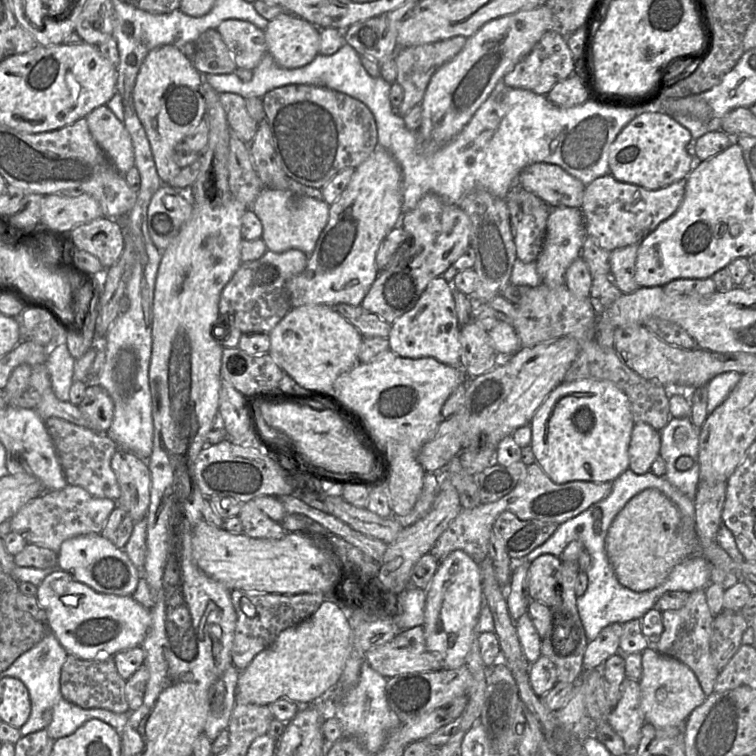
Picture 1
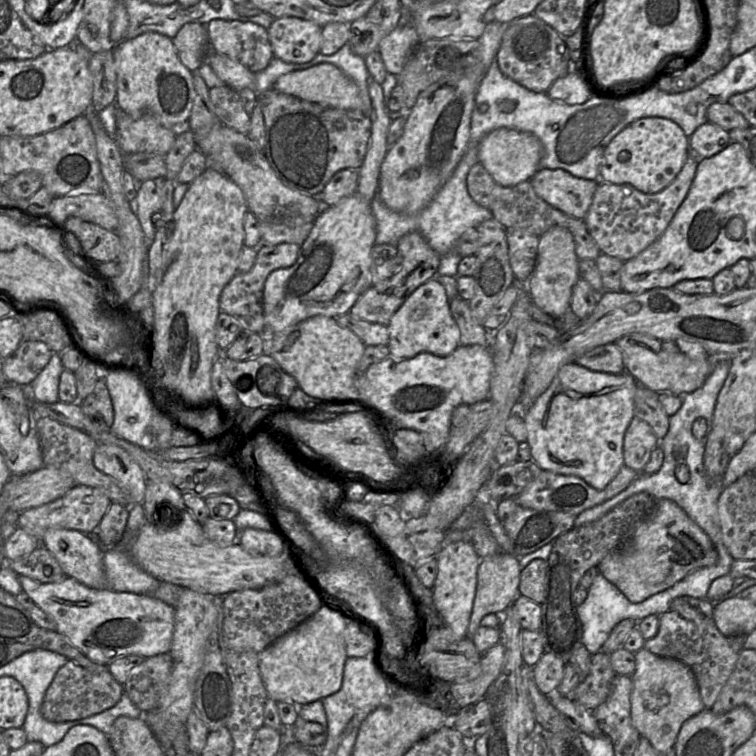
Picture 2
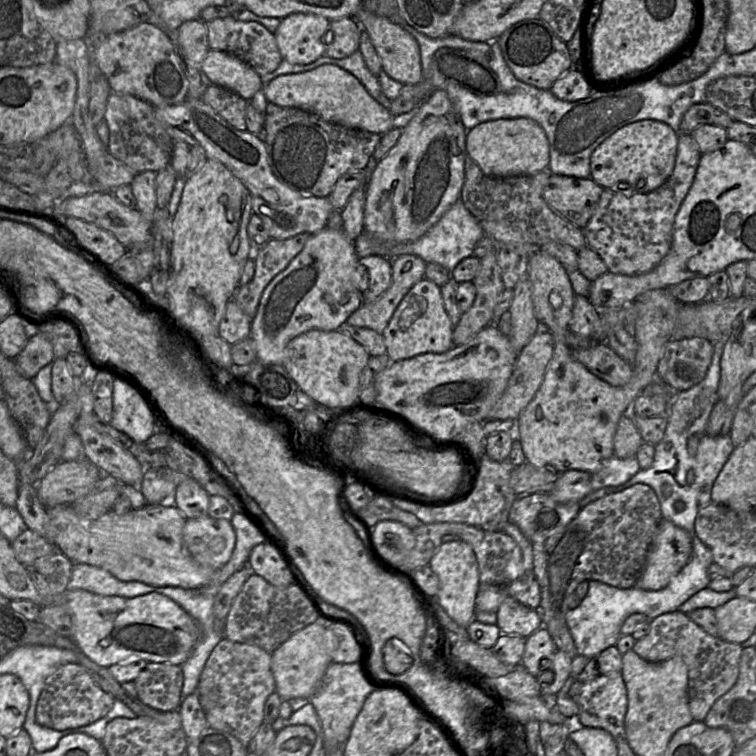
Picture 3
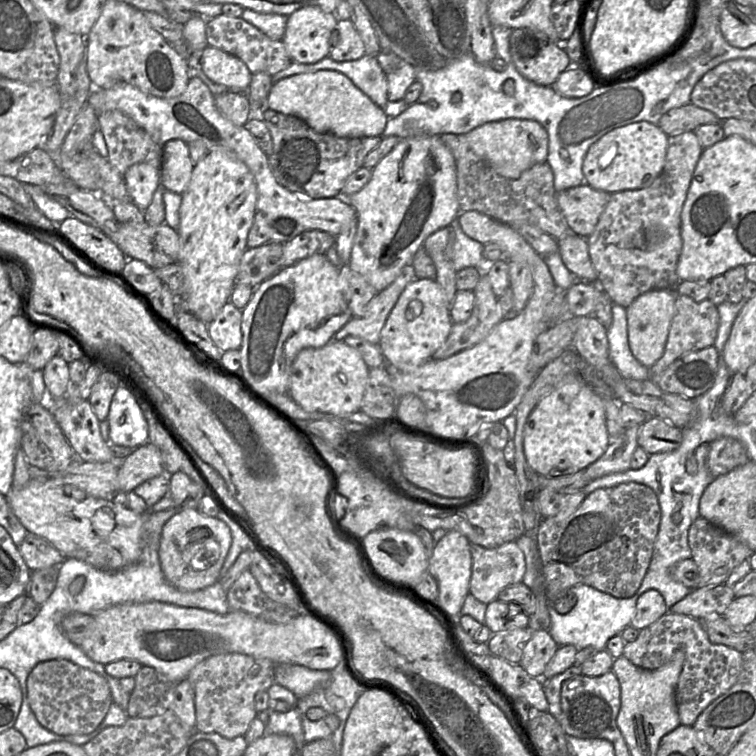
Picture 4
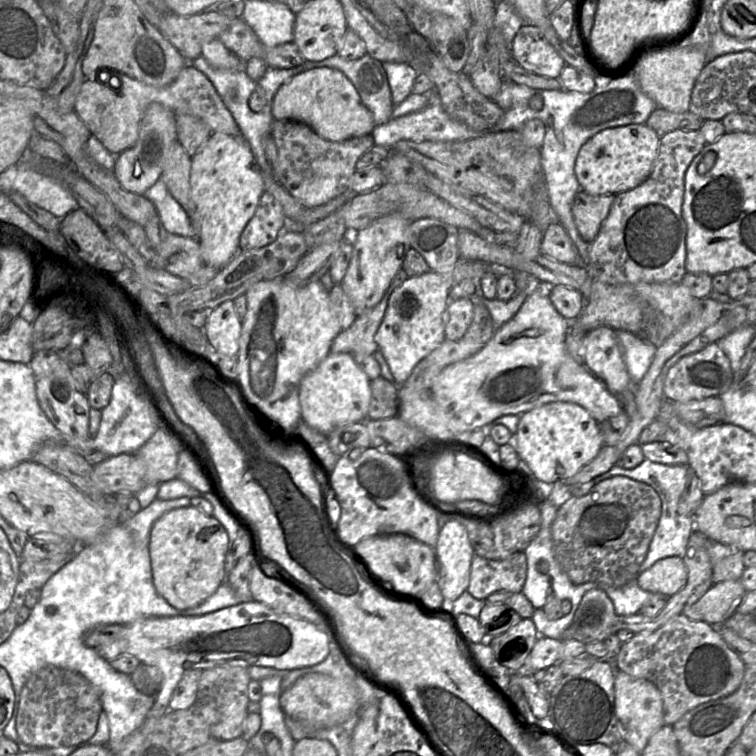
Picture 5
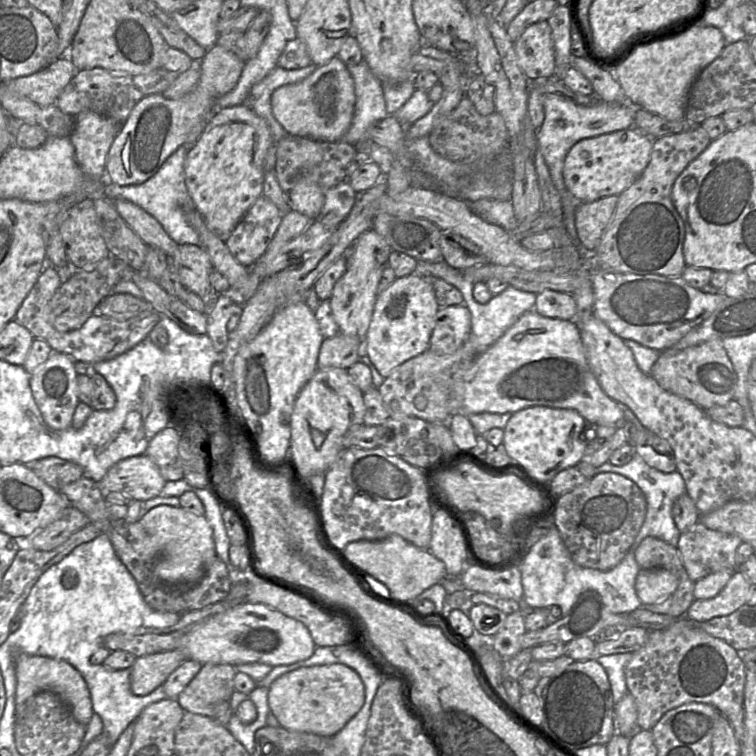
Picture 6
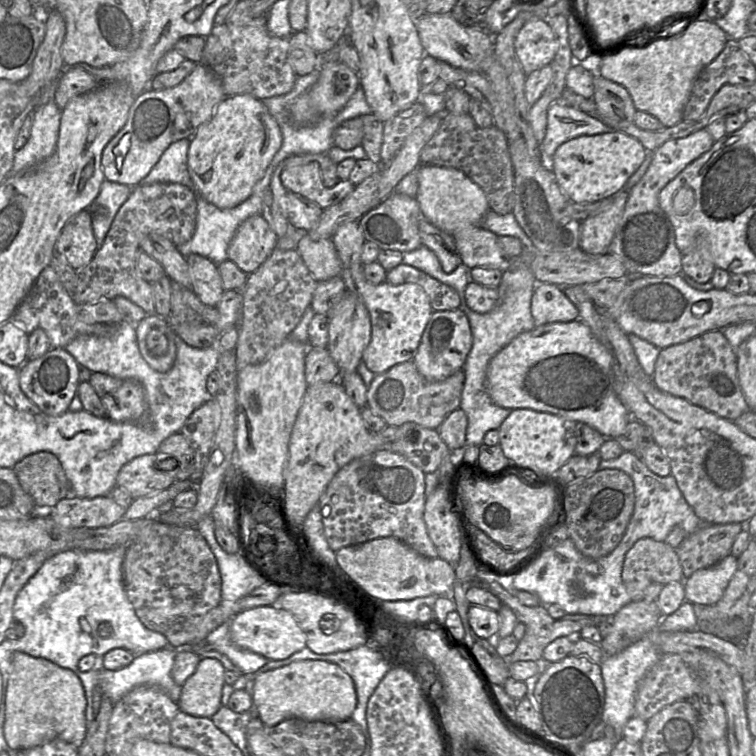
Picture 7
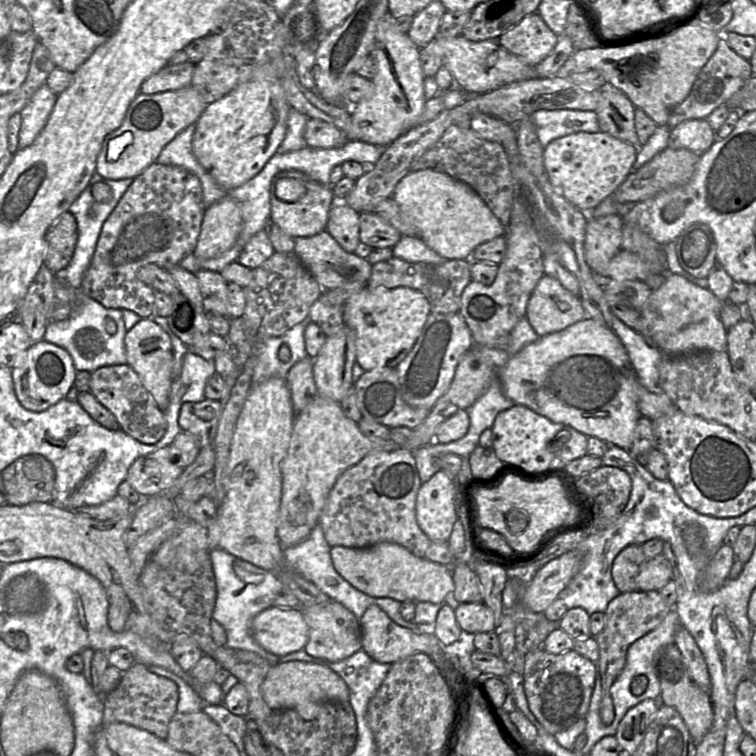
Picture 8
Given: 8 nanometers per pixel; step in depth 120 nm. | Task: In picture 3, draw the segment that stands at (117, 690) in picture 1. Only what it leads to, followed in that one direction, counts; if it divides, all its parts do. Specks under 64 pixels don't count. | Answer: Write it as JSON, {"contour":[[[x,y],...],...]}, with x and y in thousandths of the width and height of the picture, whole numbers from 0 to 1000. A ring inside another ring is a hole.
{"contour":[[[89,877],[61,897],[48,931],[46,954],[75,967],[103,963],[142,946],[149,929],[149,922],[132,911],[108,881]]]}

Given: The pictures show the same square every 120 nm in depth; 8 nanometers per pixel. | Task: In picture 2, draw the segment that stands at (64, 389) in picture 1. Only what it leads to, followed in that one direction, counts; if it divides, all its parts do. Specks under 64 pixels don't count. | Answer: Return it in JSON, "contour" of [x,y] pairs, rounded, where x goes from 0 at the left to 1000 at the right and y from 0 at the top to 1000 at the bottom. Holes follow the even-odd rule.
{"contour":[[[70,467],[66,478],[53,495],[41,505],[41,508],[30,511],[33,521],[42,532],[74,533],[78,530],[77,511],[79,496],[85,485],[81,471]]]}

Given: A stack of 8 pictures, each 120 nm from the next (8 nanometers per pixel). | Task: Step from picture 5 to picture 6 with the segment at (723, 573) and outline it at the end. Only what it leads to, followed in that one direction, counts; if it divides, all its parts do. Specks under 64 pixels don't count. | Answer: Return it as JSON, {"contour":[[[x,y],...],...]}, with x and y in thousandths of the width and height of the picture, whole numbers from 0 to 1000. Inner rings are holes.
{"contour":[[[922,690],[901,705],[896,726],[910,763],[922,769],[938,759],[975,755],[974,730],[981,714]]]}

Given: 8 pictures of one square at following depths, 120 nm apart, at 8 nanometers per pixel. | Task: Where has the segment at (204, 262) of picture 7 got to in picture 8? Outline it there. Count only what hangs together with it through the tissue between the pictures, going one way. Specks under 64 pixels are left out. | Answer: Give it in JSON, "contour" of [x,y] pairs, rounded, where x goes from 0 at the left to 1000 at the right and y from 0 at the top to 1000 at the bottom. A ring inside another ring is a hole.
{"contour":[[[265,357],[258,361],[269,396],[270,410],[275,415],[300,419],[302,410],[302,373],[292,361]]]}

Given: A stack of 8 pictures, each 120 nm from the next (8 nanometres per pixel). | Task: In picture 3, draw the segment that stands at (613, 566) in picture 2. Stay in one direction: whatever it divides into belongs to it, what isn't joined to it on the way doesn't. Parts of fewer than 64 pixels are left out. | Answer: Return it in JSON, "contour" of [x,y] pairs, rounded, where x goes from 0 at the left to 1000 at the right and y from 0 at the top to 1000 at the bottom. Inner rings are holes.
{"contour":[[[874,687],[840,778],[869,782],[910,745],[915,735],[915,709],[885,688]]]}

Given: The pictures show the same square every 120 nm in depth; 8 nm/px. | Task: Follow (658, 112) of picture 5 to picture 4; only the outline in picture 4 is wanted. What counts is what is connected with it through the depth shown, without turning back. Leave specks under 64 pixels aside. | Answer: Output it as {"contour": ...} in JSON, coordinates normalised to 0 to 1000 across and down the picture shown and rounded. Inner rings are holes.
{"contour":[[[914,136],[892,143],[874,153],[870,168],[884,180],[906,173],[919,173],[933,164],[955,164],[946,151]]]}

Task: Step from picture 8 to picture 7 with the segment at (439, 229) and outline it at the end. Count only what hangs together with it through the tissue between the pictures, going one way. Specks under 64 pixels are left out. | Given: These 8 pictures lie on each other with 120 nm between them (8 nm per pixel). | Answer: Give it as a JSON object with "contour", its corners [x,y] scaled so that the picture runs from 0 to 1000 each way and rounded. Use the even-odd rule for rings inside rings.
{"contour":[[[558,218],[553,225],[553,253],[549,259],[561,290],[577,302],[601,310],[620,299],[636,298],[648,278],[639,251],[611,226],[595,221]]]}

